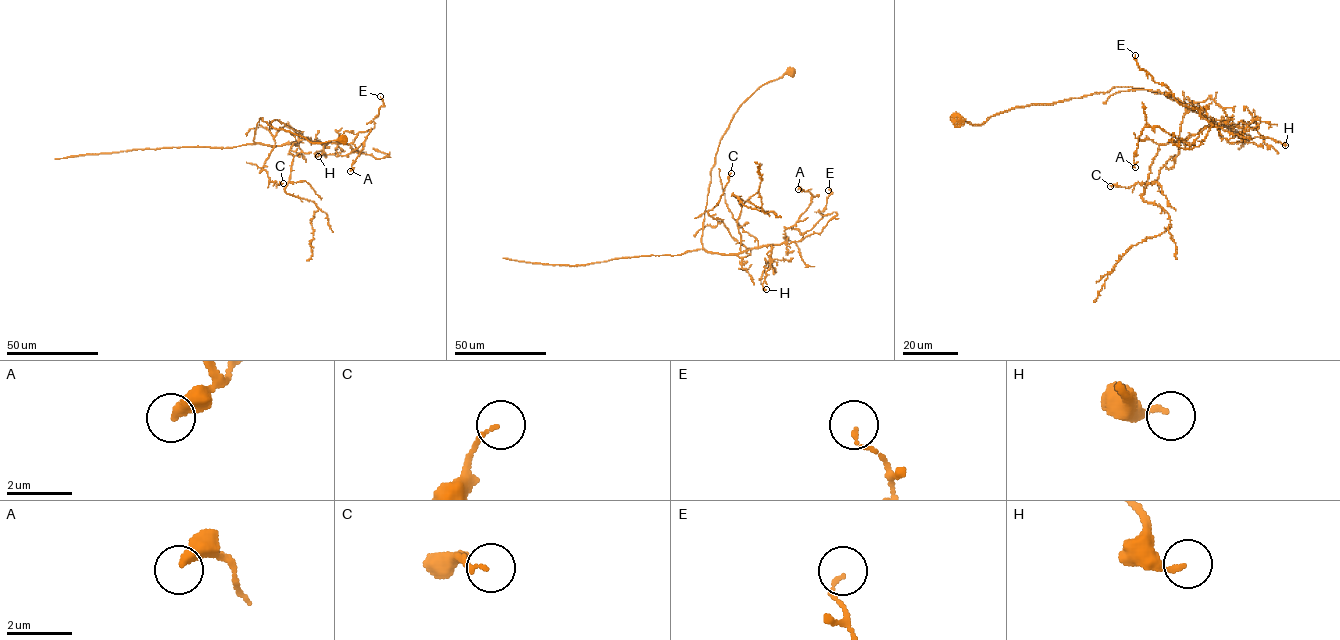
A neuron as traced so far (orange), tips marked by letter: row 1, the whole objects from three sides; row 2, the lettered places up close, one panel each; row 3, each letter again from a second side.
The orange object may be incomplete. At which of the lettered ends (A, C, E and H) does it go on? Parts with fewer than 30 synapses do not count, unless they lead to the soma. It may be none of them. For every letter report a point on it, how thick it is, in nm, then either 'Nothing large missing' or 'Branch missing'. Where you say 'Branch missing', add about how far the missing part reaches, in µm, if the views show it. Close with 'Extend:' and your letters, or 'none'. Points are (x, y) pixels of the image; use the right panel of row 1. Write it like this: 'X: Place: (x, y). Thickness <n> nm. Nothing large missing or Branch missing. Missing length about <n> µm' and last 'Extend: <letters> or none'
A: Place: (1135, 167). Thickness 340 nm. Nothing large missing
C: Place: (1110, 186). Thickness 130 nm. Nothing large missing
E: Place: (1135, 55). Thickness 110 nm. Nothing large missing
H: Place: (1285, 145). Thickness 160 nm. Nothing large missing
Extend: none

